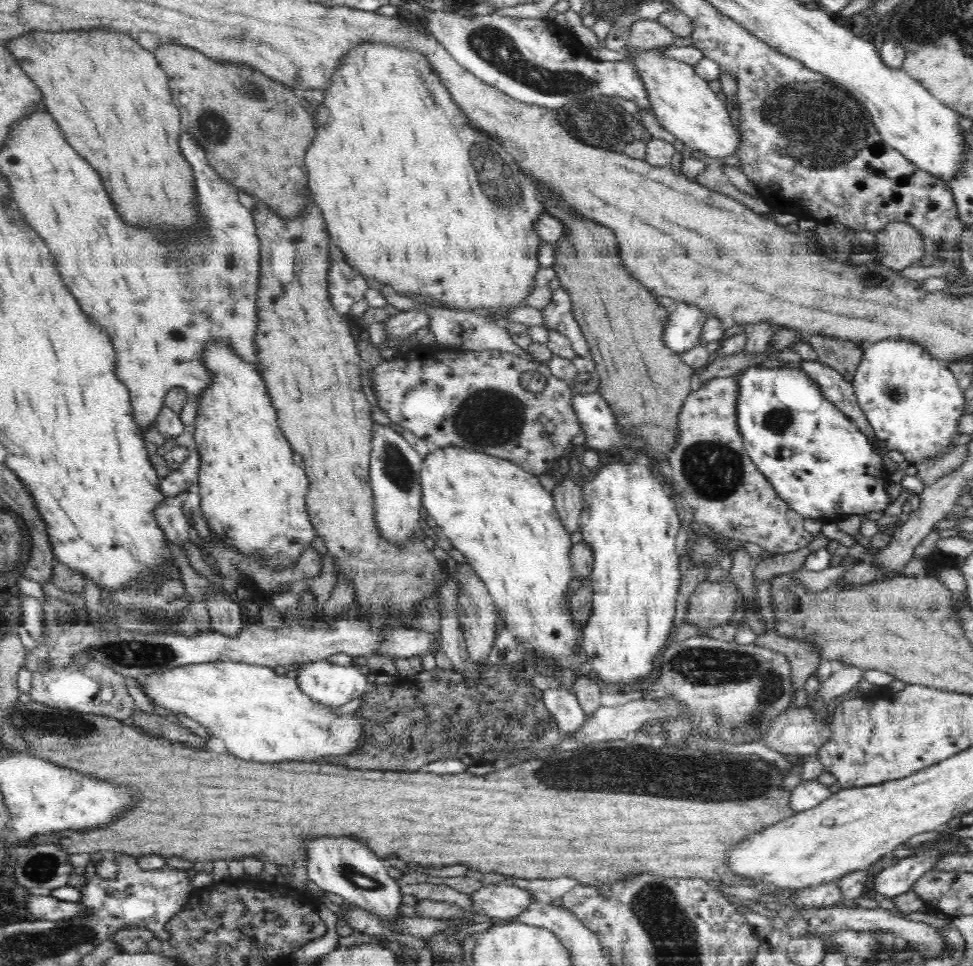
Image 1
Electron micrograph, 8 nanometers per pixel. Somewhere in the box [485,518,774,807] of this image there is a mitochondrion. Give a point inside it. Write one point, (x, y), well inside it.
(529, 725)

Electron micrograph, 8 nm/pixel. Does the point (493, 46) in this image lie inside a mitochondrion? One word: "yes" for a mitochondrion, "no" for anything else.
yes

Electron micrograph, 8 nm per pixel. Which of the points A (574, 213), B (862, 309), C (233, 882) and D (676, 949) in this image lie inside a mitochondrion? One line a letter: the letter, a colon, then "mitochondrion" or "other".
A: other
B: other
C: other
D: mitochondrion

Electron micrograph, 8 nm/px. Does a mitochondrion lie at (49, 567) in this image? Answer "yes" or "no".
no

